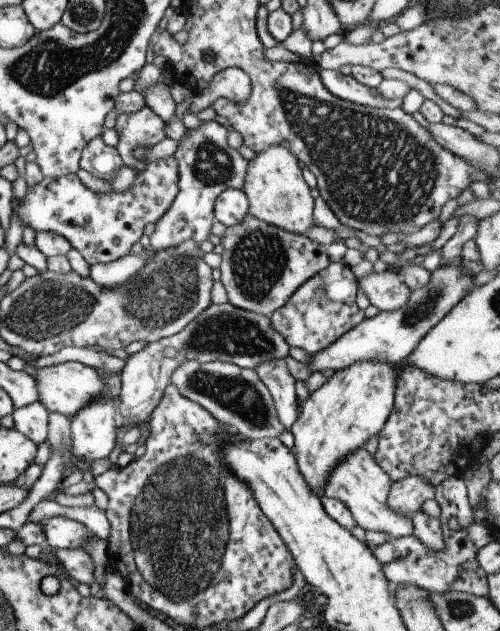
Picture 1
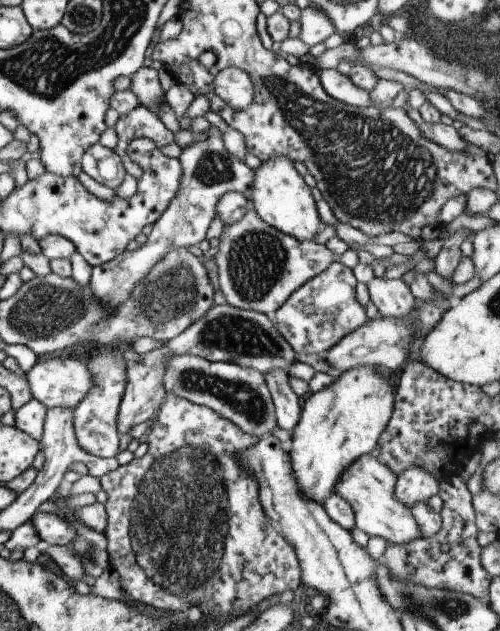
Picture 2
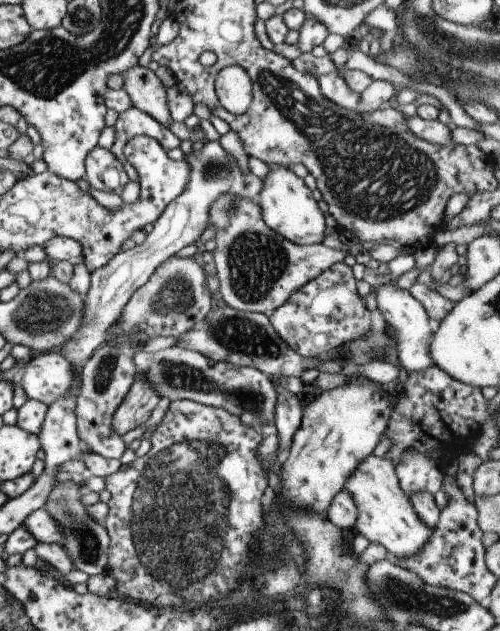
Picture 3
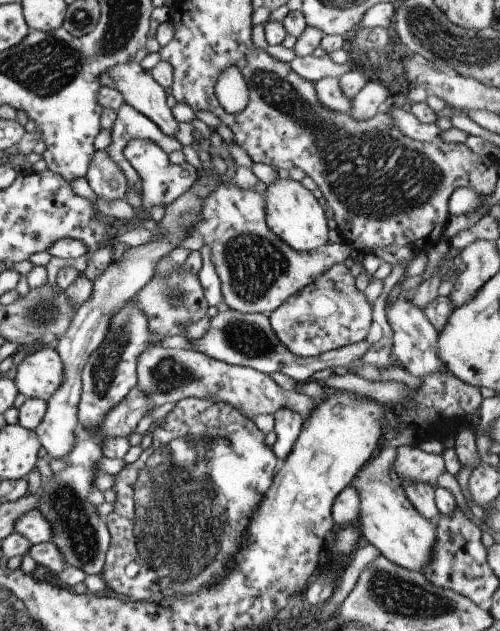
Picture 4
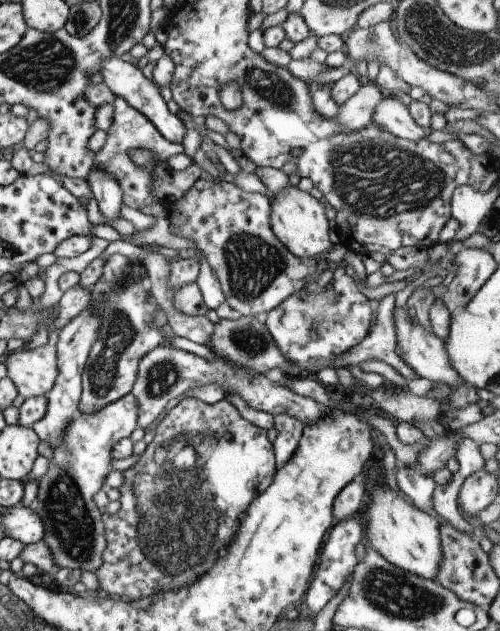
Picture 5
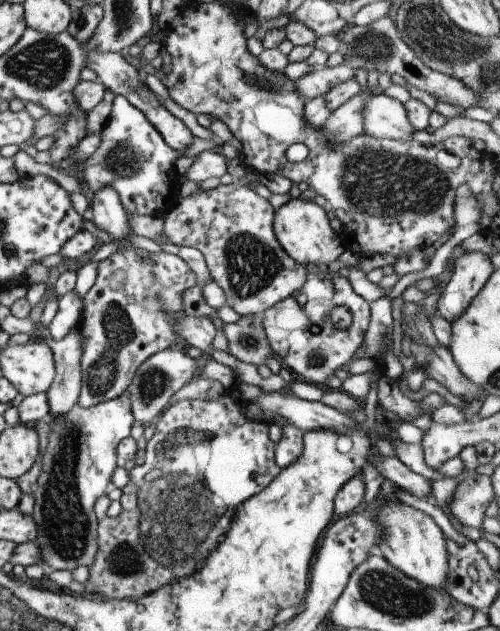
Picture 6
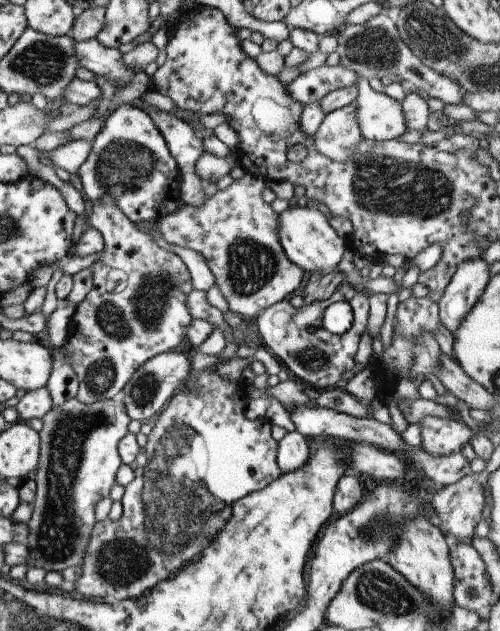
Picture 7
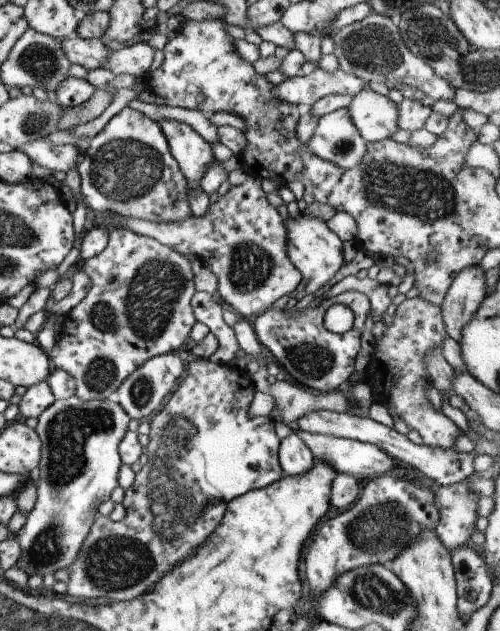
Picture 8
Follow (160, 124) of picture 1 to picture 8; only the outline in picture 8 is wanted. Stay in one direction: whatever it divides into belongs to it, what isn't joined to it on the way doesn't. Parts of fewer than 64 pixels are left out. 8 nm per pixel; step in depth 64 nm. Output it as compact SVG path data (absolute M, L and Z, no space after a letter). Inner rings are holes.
M124 107L89 142L78 164L84 202L94 212L115 212L156 224L182 222L192 216L188 182L170 152L162 128L144 113Z

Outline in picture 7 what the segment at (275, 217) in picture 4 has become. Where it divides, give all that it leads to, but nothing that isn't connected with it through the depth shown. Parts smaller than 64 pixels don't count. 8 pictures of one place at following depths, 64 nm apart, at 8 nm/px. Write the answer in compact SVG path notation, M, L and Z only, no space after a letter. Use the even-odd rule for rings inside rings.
M296 204L278 214L278 236L286 256L296 263L302 270L314 274L320 272L322 276L336 270L342 260L349 240L341 239L330 226L325 210L321 207L301 207Z

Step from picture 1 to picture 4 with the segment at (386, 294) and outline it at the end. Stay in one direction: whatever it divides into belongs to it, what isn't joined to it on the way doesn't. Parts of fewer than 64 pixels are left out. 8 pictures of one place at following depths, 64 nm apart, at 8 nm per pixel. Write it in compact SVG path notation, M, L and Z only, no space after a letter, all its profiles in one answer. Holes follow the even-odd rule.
M401 294L393 303L389 303L387 298L385 313L394 333L392 355L406 371L418 378L434 372L448 372L436 350L439 332L434 324L430 324L425 310L416 306L410 297Z

